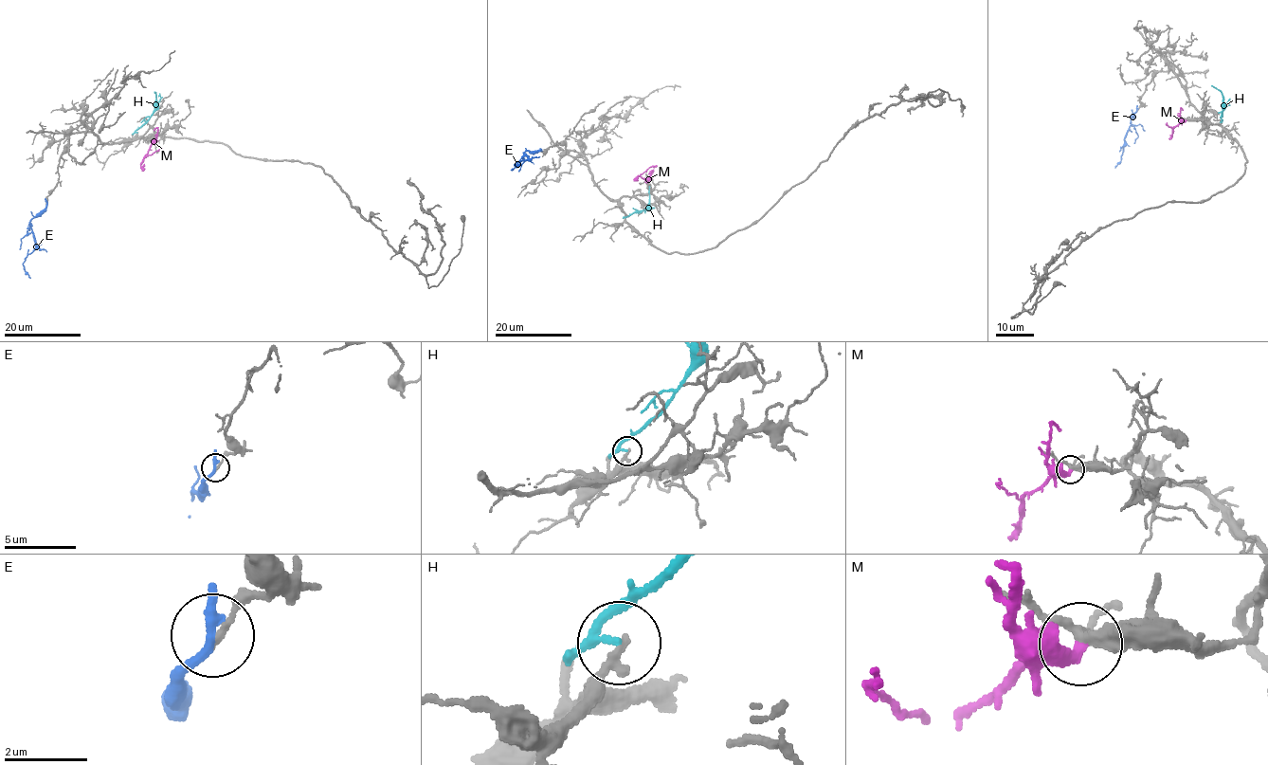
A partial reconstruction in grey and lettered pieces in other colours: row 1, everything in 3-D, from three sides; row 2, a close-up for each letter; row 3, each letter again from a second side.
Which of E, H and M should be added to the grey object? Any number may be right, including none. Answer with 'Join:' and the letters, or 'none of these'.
Join: none of these

